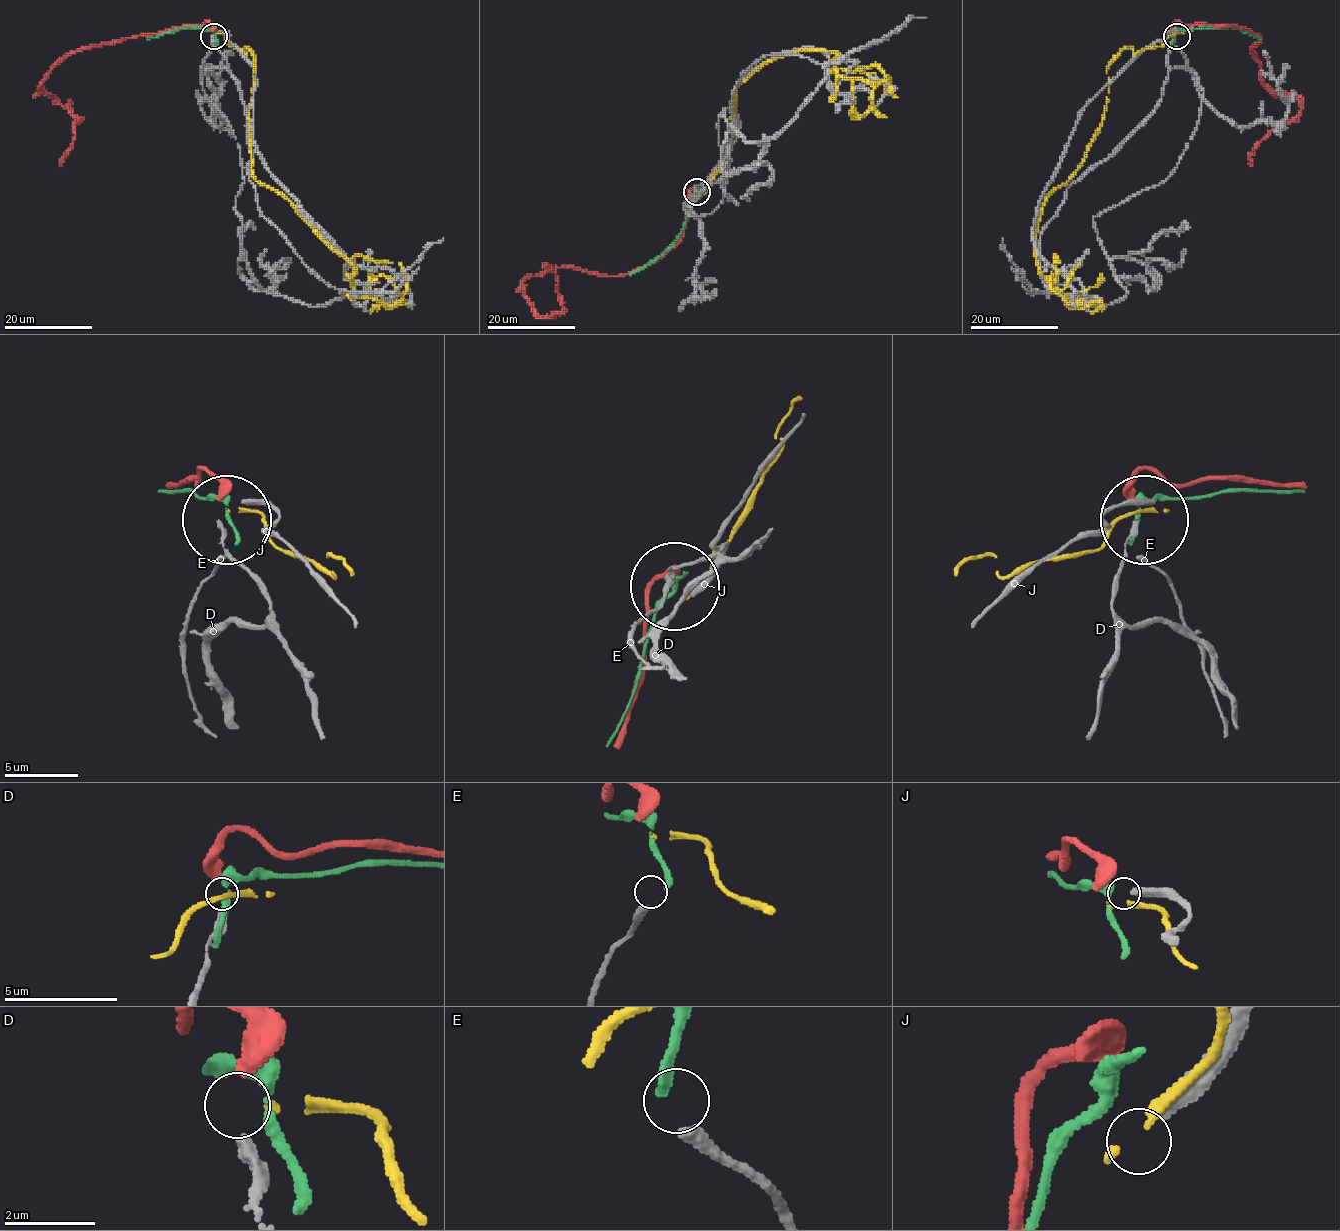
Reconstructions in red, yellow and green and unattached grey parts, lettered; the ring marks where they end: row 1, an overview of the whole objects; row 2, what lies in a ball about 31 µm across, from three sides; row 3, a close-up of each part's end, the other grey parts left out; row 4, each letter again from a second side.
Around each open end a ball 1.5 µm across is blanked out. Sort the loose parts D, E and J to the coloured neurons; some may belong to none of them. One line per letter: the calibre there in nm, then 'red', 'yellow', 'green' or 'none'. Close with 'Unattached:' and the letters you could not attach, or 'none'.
D: calibre 320 nm; red
E: calibre 360 nm; green
J: calibre 400 nm; none
Unattached: J

